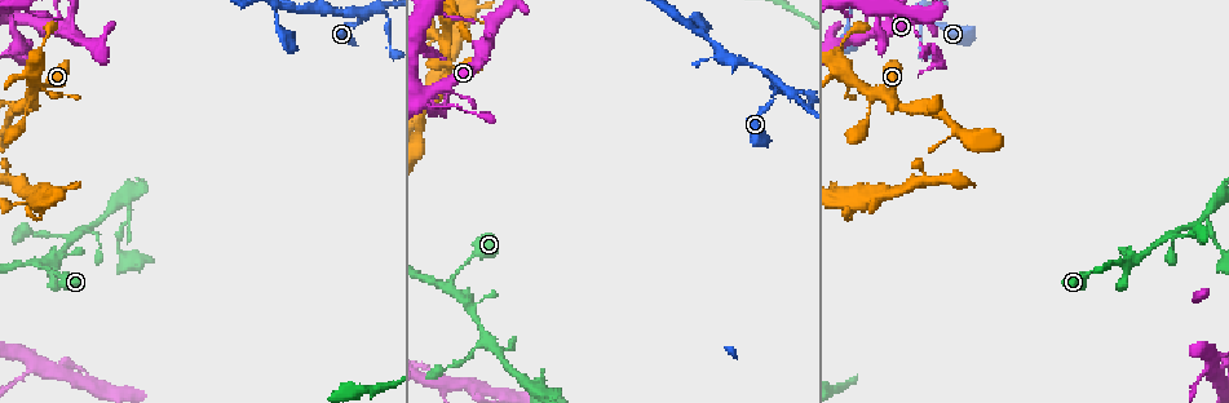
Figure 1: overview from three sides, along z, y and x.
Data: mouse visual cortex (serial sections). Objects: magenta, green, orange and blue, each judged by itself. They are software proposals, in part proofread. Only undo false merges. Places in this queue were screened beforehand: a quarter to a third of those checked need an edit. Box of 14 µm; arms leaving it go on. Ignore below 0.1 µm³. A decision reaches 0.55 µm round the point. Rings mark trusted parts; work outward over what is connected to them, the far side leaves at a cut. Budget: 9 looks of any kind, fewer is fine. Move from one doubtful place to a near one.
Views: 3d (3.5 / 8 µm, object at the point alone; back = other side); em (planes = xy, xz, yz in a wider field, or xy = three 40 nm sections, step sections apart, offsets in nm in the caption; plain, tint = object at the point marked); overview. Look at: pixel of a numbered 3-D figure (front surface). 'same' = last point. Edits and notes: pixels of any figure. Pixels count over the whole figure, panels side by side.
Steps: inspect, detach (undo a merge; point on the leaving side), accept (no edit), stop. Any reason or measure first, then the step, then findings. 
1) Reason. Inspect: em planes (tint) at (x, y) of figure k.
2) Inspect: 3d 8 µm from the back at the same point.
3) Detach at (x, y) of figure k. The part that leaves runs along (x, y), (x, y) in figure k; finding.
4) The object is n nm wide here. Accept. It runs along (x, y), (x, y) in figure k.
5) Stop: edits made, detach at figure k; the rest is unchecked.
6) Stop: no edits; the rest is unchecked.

Thick turns thin. Inspect: em planes (tint) at (69, 10) of figure 1.

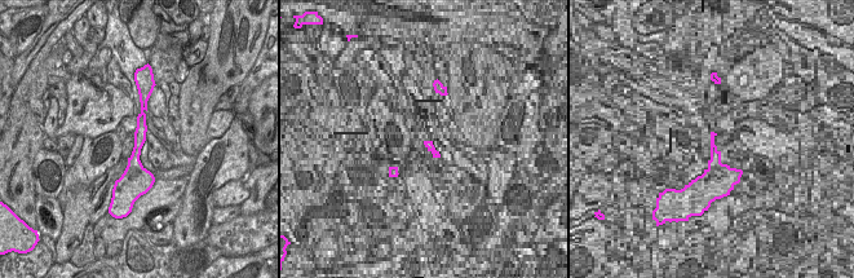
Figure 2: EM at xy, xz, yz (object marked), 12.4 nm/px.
Inspect: 3d 3.5 µm at the same point.

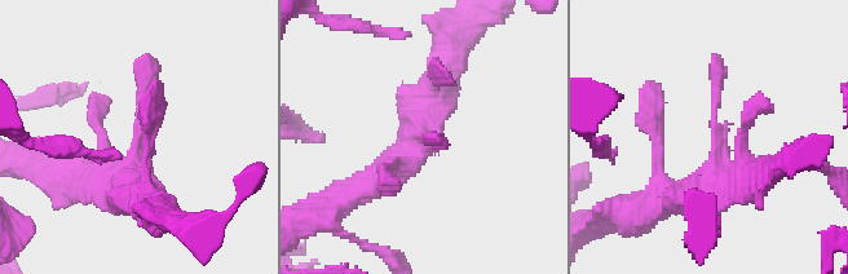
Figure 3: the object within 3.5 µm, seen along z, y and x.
Accept. It runs along (144, 104), (131, 185) in figure 2; one cell here.

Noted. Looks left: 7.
Looks like a crossing. Inspect: em xy step 3 (tint) at (25, 17) of figure 1.

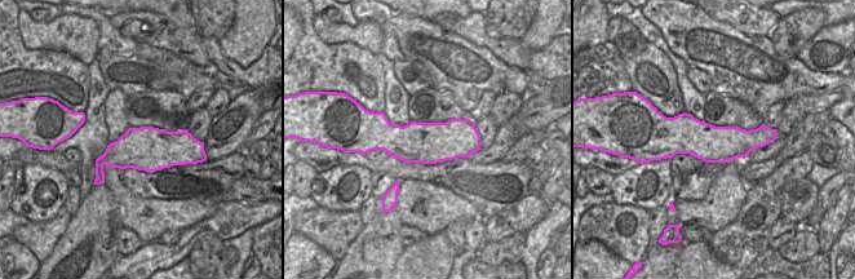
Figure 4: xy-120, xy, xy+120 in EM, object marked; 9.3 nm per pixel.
Inspect: 3d 3.5 µm at the same point.

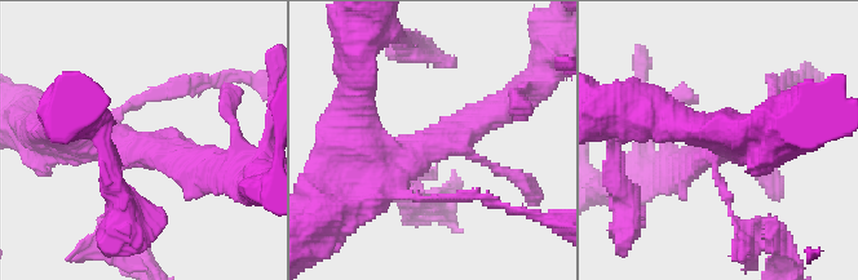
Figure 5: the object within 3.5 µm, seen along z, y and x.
The object is 380 nm wide here. Accept. It runs along (663, 131), (698, 138), (771, 137) in figure 4; one cell here.

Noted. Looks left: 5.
Abrupt turn. Inspect: 3d 8 µm at (445, 54) of figure 1.

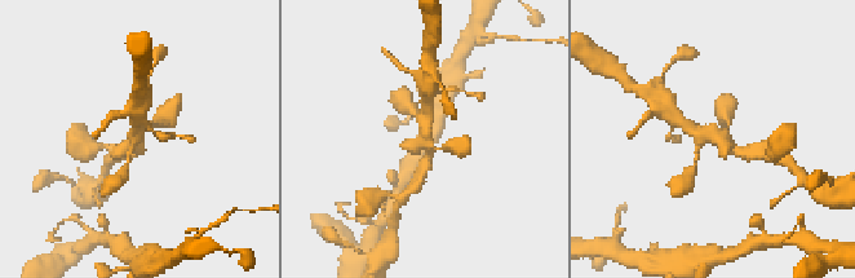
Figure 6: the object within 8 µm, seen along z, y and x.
Now the EM. Inspect: em xy step 5 (tint) at (714, 137) of figure 6.

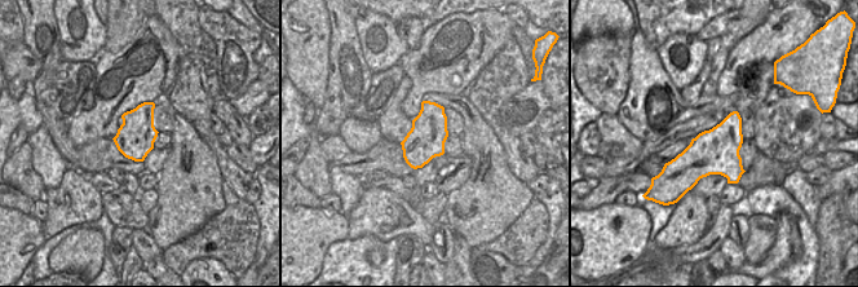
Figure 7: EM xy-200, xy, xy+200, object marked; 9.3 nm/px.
The object is 340 nm wide here. Accept. It runs along (451, 146), (430, 145), (425, 101) in figure 6; continuous, no second cell.

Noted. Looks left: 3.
Sharp bend. Inspect: 3d 3.5 µm from the back at (369, 13) of figure 1.

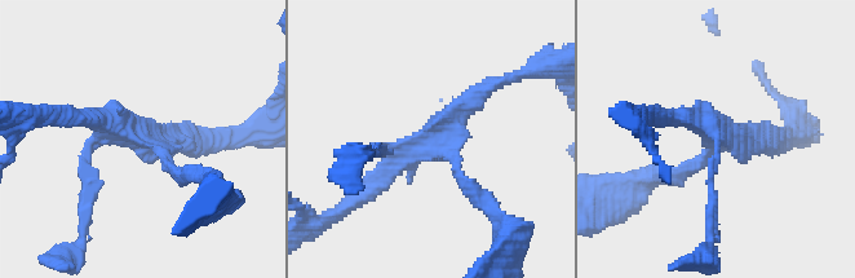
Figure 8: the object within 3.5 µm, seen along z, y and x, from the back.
Inspect: em xy step 5 (tint) at (726, 139) of figure 8.

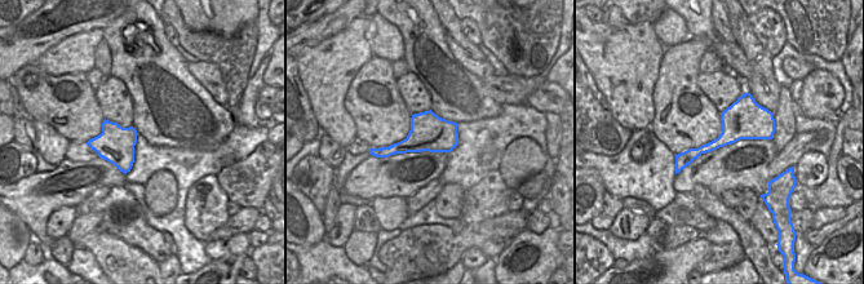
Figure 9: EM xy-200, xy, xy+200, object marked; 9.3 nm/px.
Accept. It runs along (669, 175), (716, 144), (782, 136) in figure 8; one cell here.

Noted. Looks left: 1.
Stop: no edits; the rest is unchecked.

